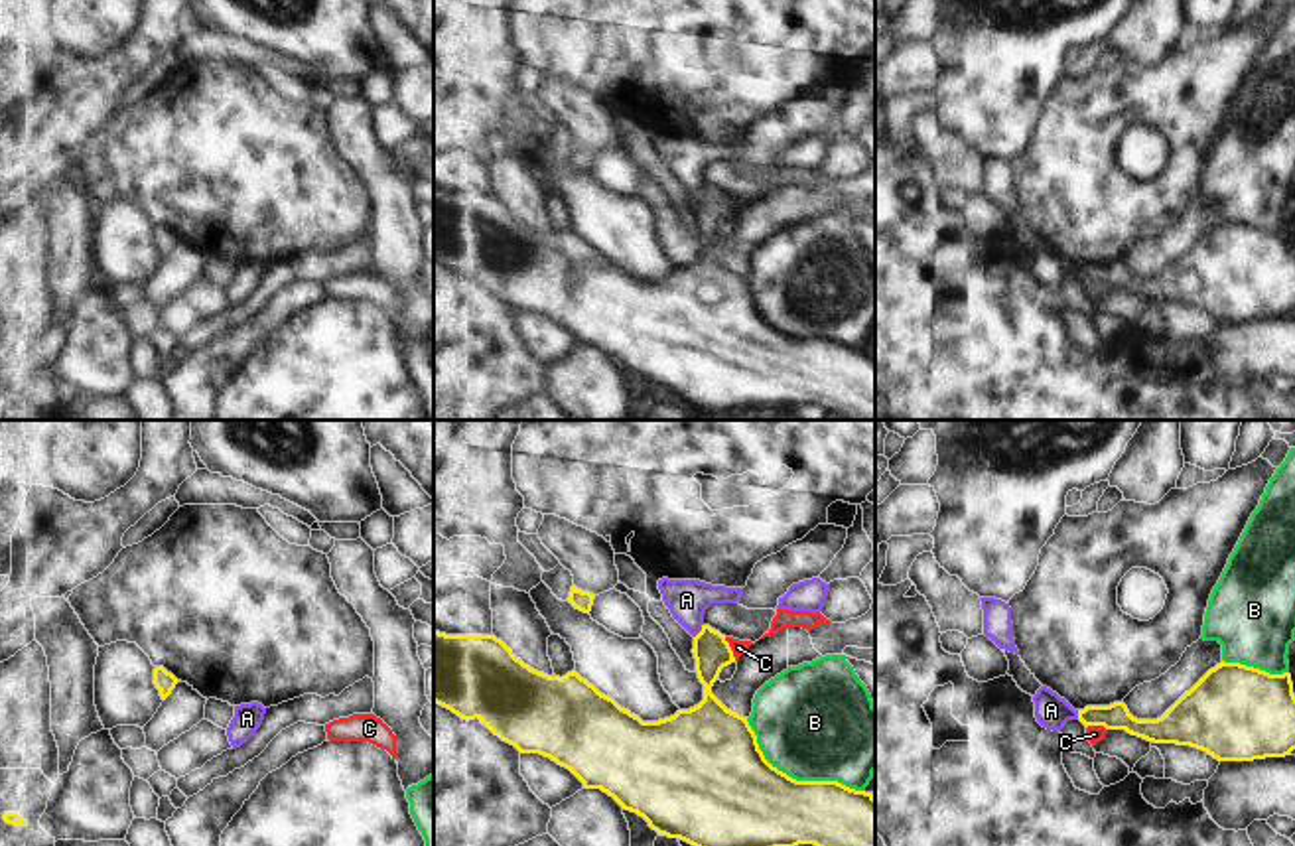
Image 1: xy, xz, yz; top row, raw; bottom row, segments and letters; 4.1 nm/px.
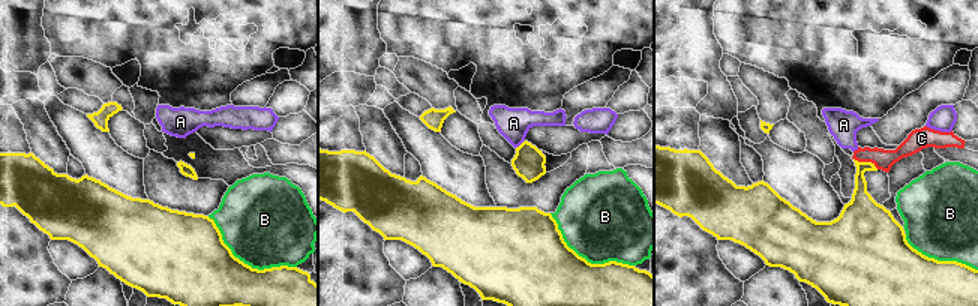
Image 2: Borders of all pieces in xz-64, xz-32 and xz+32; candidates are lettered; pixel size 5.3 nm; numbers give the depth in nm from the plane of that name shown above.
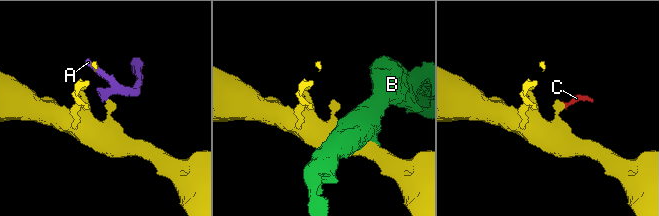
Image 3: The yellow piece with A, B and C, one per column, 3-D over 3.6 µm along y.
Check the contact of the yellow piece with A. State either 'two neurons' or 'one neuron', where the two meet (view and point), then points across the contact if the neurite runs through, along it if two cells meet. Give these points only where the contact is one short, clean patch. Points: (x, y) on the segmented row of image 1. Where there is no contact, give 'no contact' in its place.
two neurons | xz (700, 632) | along xz (702, 624), (694, 637)

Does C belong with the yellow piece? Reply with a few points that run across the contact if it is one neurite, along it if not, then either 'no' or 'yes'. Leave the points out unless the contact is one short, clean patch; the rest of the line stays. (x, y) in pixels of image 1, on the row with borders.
line xz (724, 637), (736, 659); no

